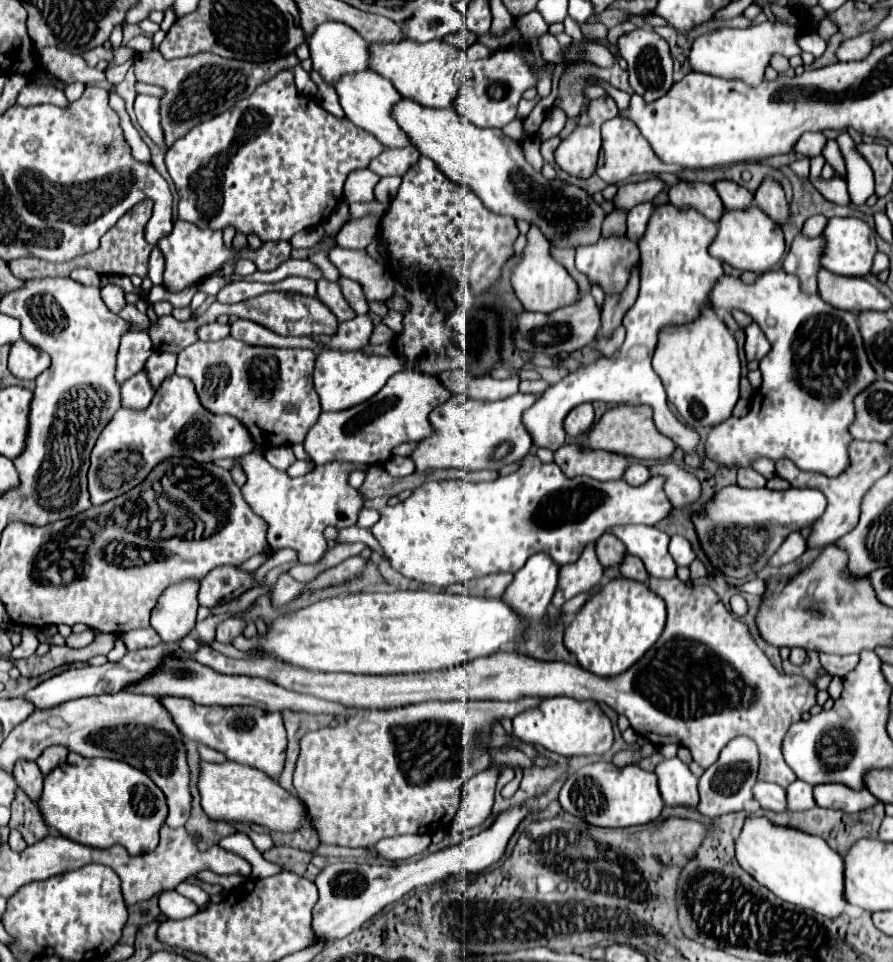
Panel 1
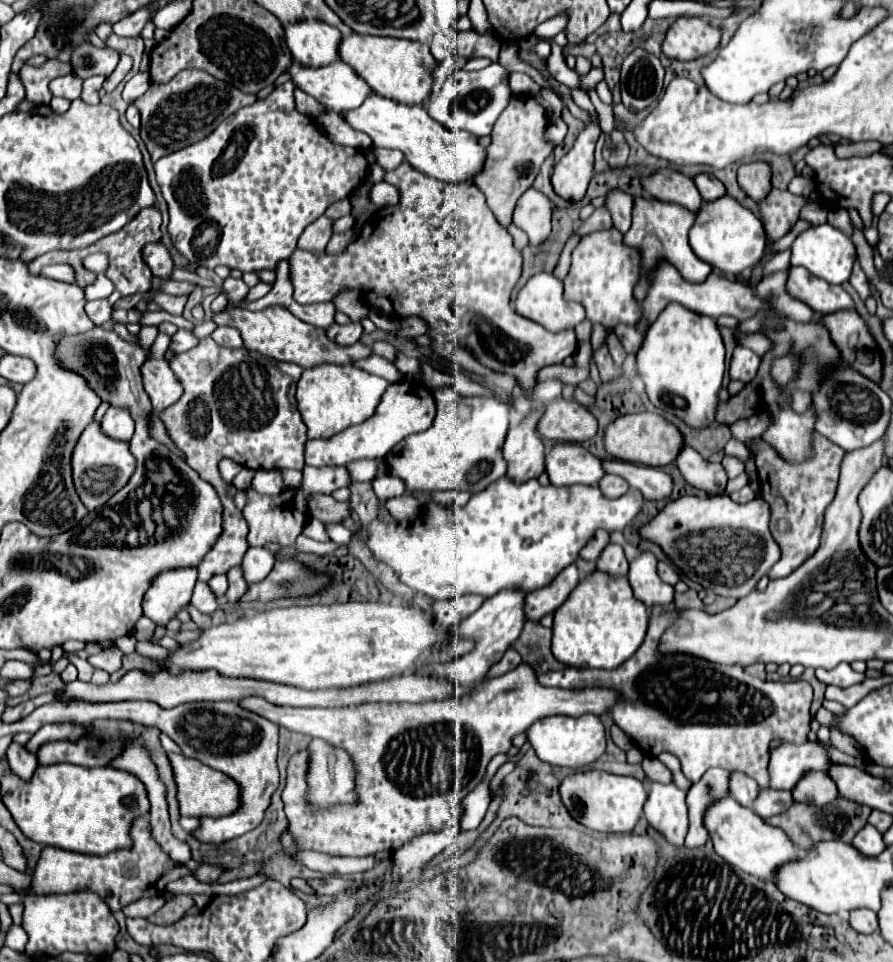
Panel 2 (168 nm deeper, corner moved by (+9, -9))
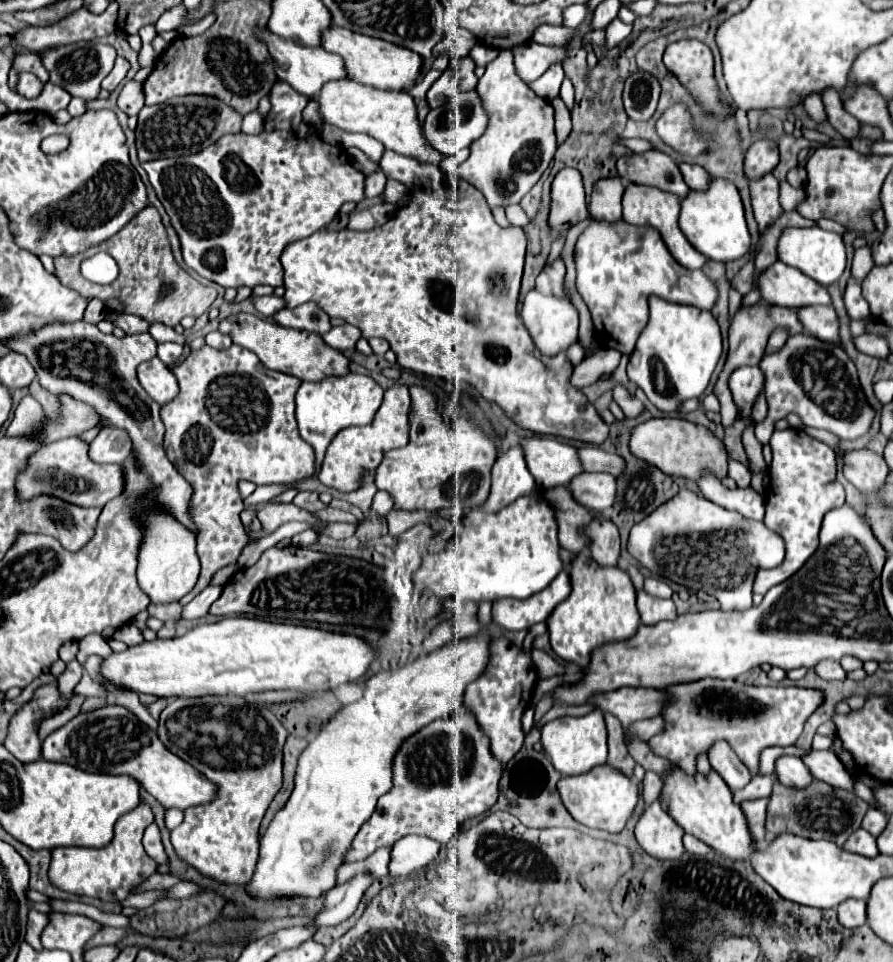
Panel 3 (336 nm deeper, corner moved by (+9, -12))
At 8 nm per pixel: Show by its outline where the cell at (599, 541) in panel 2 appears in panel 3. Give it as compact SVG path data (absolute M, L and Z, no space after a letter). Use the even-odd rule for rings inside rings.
M555 486L549 490L541 490L539 494L543 500L547 500L547 504L551 504L557 516L561 546L573 554L579 554L581 550L585 550L589 540L581 534L581 528L589 524L591 514L571 498L567 486Z

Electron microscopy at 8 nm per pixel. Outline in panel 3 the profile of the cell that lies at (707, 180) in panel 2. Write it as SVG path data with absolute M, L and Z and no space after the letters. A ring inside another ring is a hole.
M679 164L679 170L683 174L683 180L685 184L691 188L691 190L705 190L711 176L705 172L705 168L701 166L693 166L693 164Z

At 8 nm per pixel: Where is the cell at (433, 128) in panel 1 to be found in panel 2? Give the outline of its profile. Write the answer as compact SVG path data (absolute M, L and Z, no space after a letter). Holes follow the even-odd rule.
M373 93L359 109L345 113L345 121L353 129L367 133L375 147L399 149L415 169L445 183L473 181L475 175L479 175L485 167L487 151L483 145L479 145L479 137L467 131L445 129L429 117L423 105L399 105L387 97Z

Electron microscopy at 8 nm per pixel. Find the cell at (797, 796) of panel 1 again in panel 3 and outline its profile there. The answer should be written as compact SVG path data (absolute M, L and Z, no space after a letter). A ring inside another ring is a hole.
M767 798L763 800L751 800L751 802L743 802L741 804L741 810L747 818L747 824L749 824L749 832L751 832L751 838L755 842L755 846L761 846L763 844L763 838L765 838L765 808L767 808Z

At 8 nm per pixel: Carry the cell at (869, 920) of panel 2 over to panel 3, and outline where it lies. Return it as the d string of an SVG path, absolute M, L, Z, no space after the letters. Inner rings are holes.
M847 898L837 906L837 918L845 928L857 928L865 924L865 900Z

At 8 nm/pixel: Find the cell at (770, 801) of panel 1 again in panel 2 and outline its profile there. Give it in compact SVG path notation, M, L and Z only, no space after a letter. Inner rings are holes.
M731 773L731 797L739 805L753 807L757 795L759 795L759 785L755 785L751 777L743 777L743 773Z

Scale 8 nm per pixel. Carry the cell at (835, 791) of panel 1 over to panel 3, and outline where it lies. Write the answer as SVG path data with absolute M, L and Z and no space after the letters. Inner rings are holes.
M779 756L775 760L775 776L781 784L791 788L805 788L813 780L797 756Z

